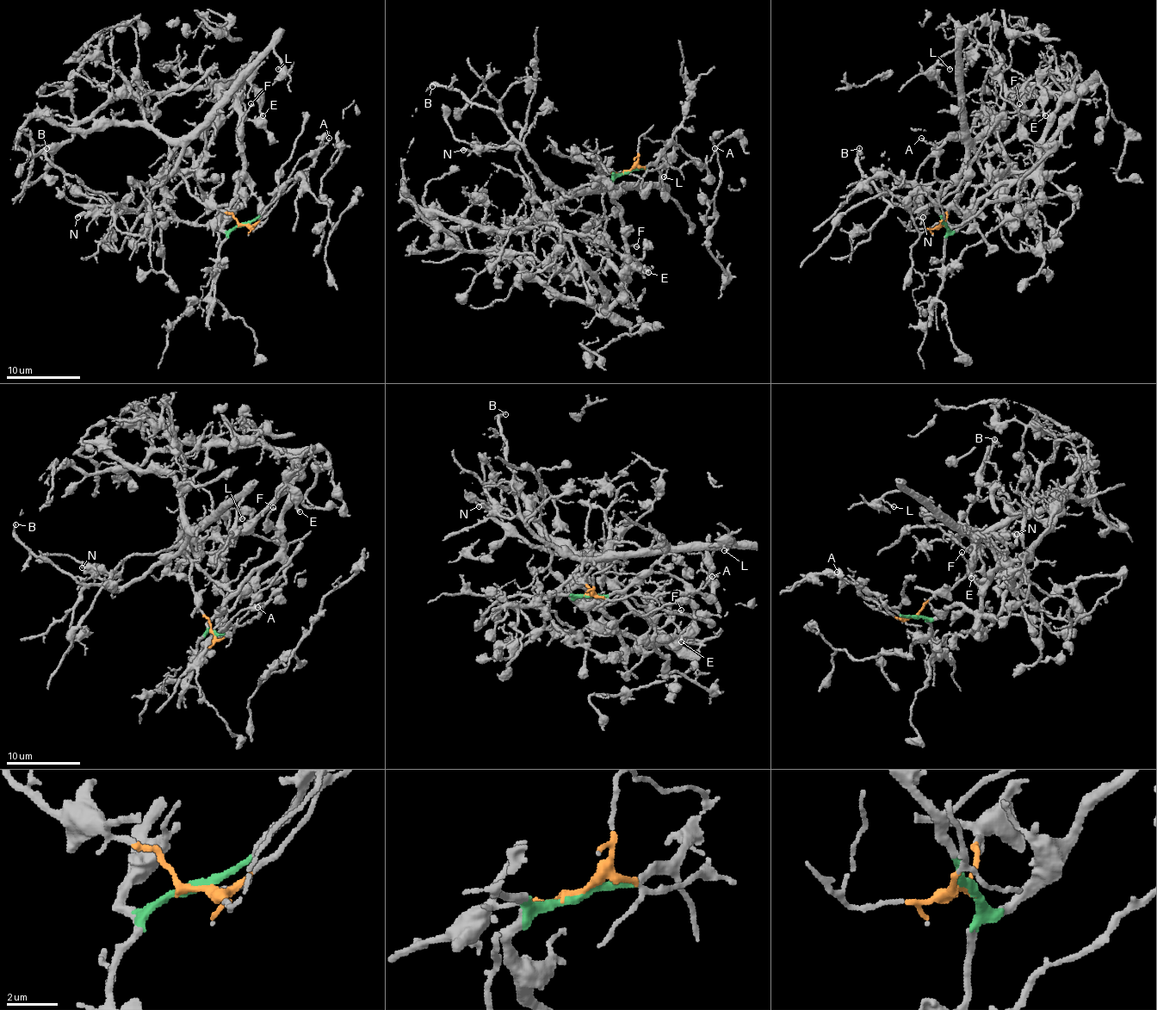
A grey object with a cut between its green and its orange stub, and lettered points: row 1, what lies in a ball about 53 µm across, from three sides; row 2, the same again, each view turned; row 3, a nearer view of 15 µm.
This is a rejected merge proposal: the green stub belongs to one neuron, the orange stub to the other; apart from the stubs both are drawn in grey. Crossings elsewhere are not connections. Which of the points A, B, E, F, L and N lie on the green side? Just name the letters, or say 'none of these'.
A, E, F

